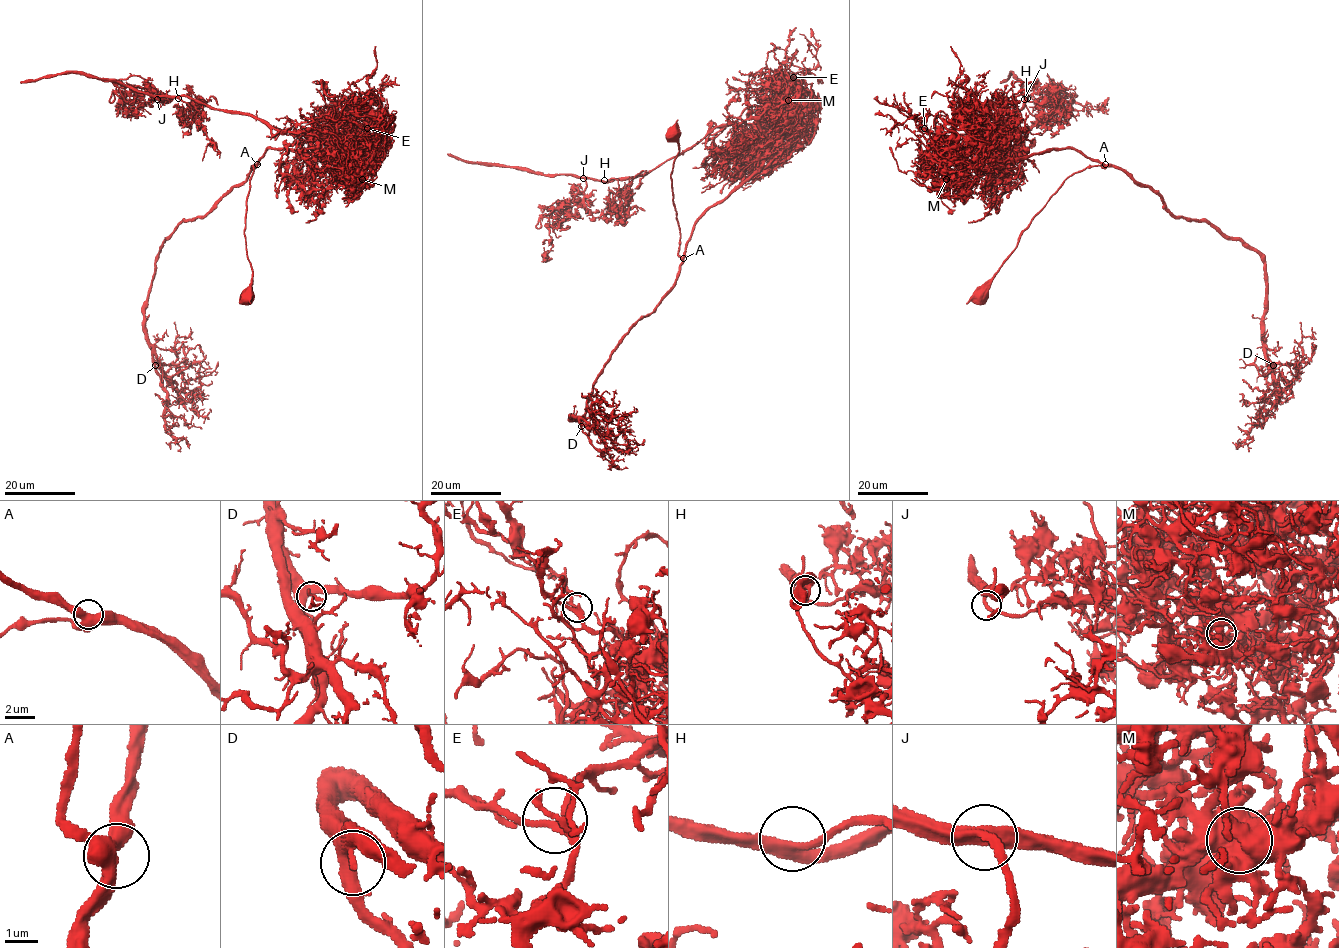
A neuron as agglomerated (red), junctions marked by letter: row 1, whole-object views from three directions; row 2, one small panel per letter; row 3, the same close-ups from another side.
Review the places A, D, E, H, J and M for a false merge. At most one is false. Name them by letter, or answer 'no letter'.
M

